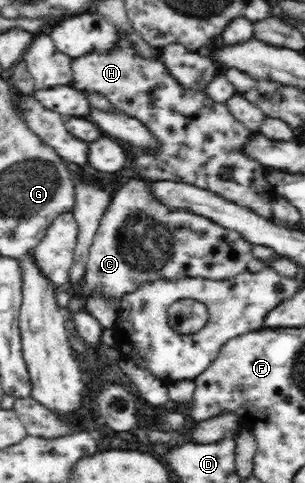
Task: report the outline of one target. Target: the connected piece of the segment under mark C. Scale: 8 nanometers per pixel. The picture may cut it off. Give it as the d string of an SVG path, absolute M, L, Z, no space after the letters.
M130 179L126 187L115 193L108 209L101 216L99 227L90 247L82 285L81 301L88 298L112 298L119 305L121 299L129 292L155 280L176 281L184 278L202 278L227 280L247 270L248 262L253 258L253 244L245 240L237 231L220 226L207 217L193 214L184 209L171 209L154 197L149 183Z

